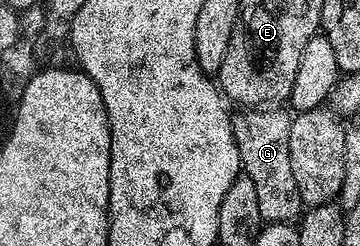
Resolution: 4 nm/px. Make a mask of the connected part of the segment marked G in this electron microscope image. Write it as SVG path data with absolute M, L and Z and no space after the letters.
M244 108L232 114L232 131L238 144L240 169L250 176L250 180L254 180L258 212L265 223L295 223L302 214L298 184L294 184L294 172L290 172L290 124L293 115L287 109L280 109L284 108Z

